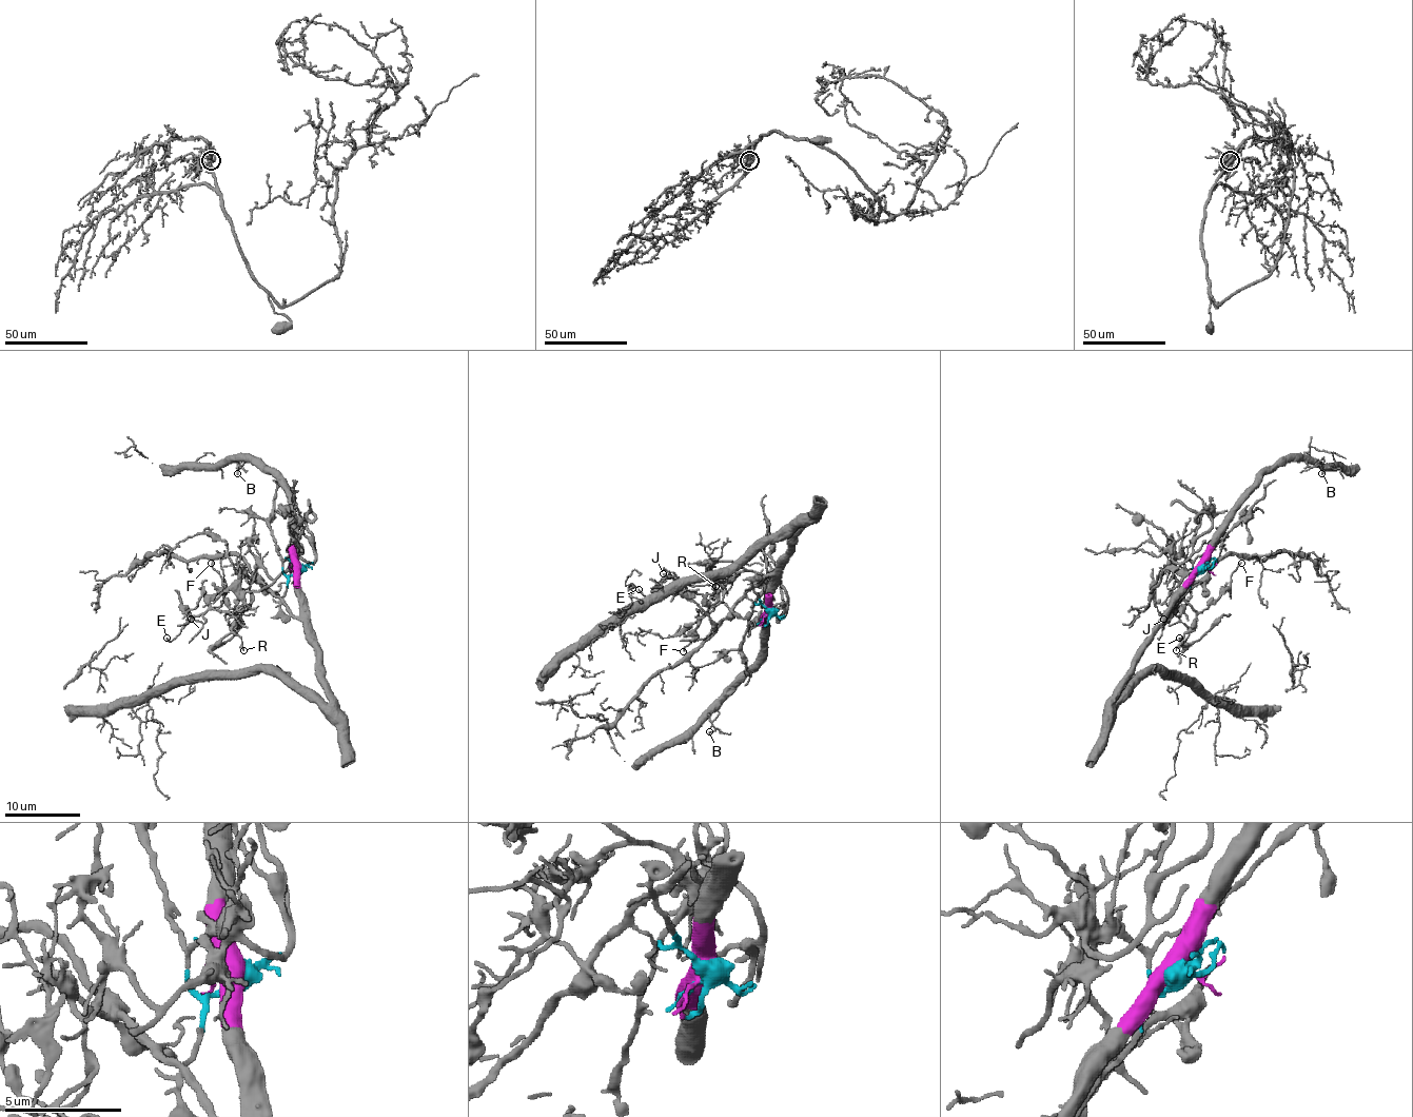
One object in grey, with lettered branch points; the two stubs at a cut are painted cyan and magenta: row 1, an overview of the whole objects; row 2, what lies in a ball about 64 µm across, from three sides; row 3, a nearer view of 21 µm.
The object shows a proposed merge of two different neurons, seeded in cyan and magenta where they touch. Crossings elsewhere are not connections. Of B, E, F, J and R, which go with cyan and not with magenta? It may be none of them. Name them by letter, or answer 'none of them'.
E, F, J, R

